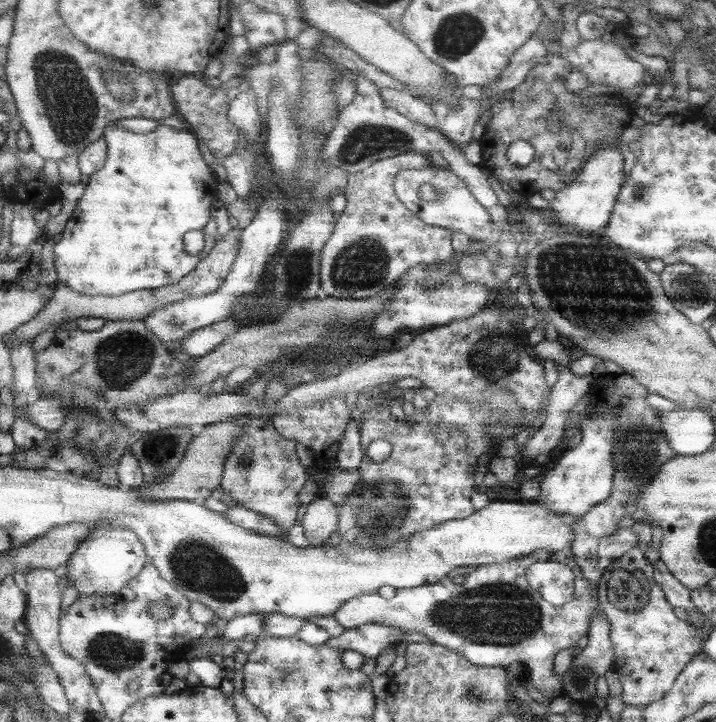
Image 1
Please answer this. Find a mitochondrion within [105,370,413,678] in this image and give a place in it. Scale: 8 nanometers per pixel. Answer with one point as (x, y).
(201, 567)

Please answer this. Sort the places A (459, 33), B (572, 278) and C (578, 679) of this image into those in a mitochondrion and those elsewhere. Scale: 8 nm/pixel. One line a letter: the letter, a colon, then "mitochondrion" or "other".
A: mitochondrion
B: mitochondrion
C: mitochondrion

